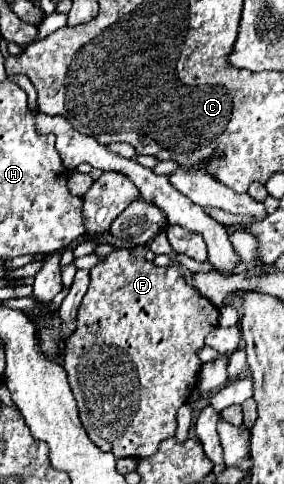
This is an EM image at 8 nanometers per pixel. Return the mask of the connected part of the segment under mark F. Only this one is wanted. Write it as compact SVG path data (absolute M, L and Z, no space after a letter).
M113 249L107 257L103 257L89 271L89 289L79 305L77 329L73 331L73 335L65 343L65 359L63 359L63 367L65 367L67 377L69 377L69 385L71 385L71 391L75 395L77 407L79 407L79 419L81 419L89 439L97 447L101 447L103 451L111 451L117 459L121 459L121 457L143 459L143 457L151 457L153 453L157 453L157 445L161 445L161 441L175 435L177 409L189 401L189 397L197 385L199 369L203 365L197 351L201 351L205 347L207 333L211 333L217 325L219 325L219 309L211 301L205 301L205 297L201 297L201 293L197 293L197 289L193 289L193 285L187 283L187 279L183 277L183 273L175 265L157 267L155 263L135 255L131 249Z

